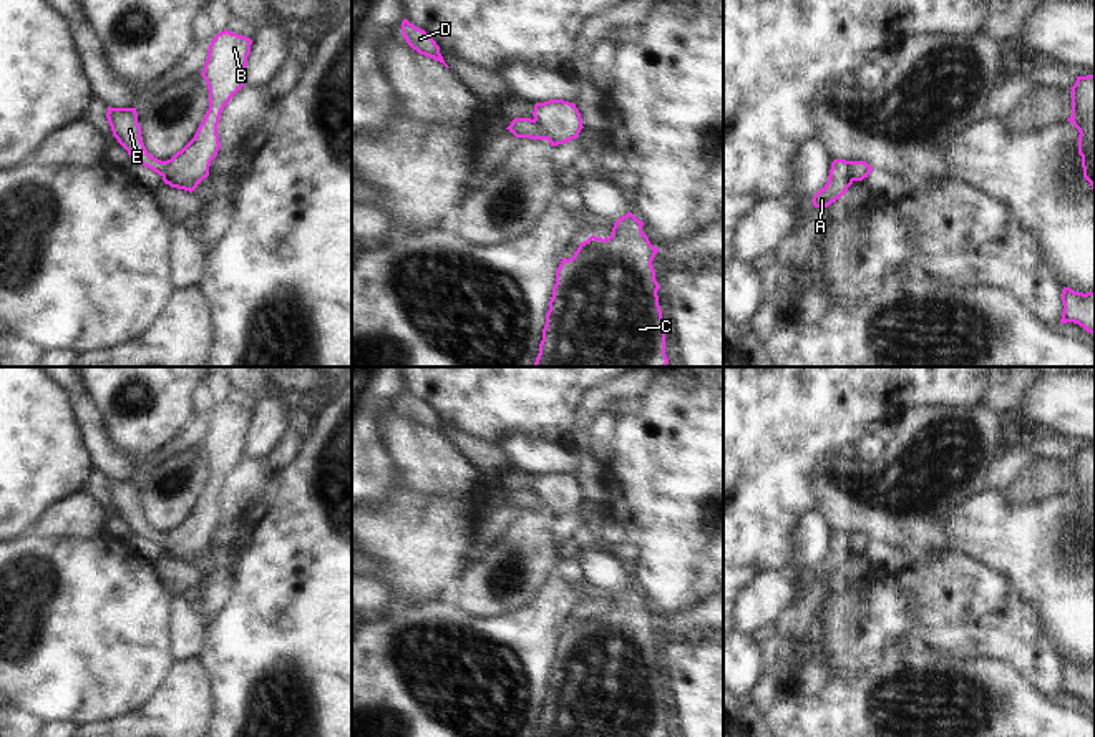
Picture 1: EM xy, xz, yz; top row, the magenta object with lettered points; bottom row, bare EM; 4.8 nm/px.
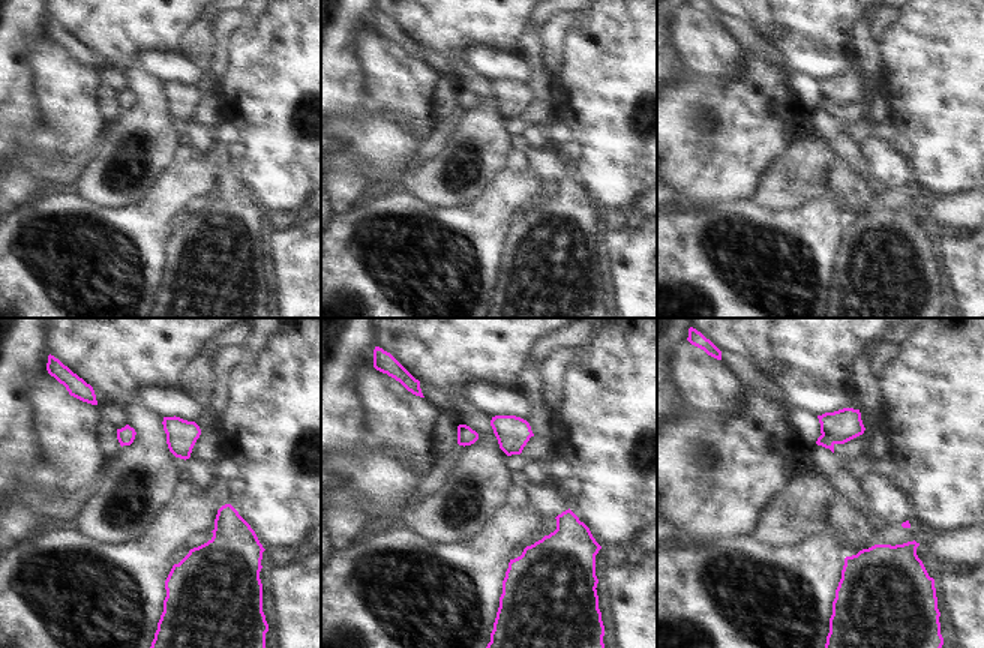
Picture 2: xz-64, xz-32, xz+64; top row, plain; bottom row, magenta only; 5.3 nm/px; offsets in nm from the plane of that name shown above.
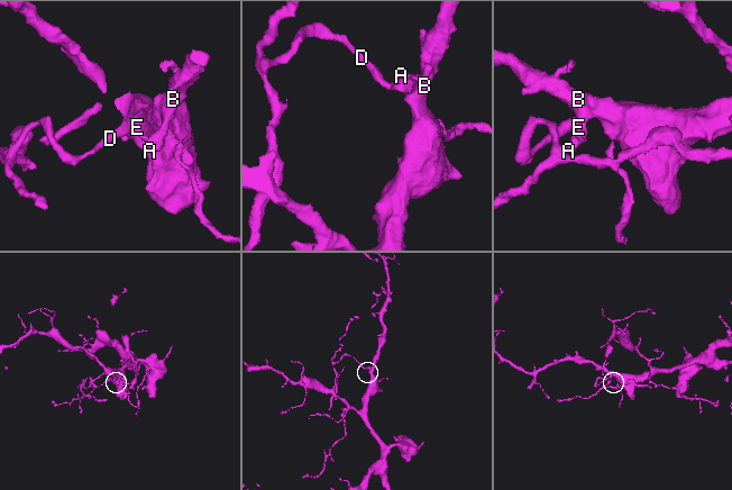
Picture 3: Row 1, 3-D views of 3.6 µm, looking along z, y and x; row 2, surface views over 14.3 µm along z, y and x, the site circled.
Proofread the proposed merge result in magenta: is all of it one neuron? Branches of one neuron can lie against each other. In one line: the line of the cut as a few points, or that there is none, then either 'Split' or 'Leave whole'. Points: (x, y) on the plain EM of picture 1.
Split along xz (535, 490), (548, 510). Split

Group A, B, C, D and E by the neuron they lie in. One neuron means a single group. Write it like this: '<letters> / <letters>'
A B C / D E

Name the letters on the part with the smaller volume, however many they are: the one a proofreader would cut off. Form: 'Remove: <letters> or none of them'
Remove: D, E

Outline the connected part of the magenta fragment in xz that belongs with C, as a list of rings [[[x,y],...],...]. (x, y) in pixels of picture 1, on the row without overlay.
[[[632,584],[619,589],[606,611],[591,608],[571,631],[561,632],[546,686],[543,712],[534,737],[667,737],[665,694],[659,677],[652,632],[659,624],[642,603],[644,594]]]

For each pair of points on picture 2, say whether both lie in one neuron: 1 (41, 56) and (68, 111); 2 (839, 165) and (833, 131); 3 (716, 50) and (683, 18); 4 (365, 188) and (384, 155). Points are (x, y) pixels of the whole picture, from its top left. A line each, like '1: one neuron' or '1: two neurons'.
1: one neuron
2: two neurons
3: one neuron
4: two neurons

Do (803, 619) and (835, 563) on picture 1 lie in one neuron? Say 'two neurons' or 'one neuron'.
one neuron

